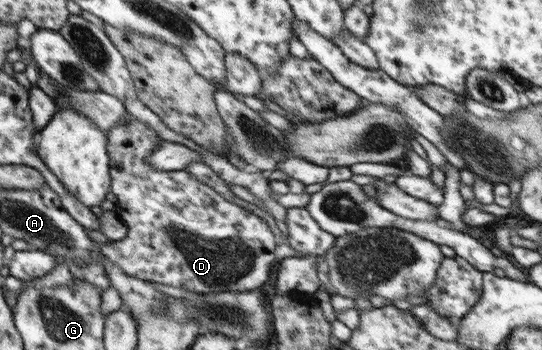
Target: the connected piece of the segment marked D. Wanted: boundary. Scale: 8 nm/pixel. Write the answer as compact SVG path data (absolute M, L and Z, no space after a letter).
M127 112L126 118L110 130L107 136L109 155L110 191L116 196L118 217L127 227L126 237L118 241L100 243L101 253L125 274L149 282L183 287L194 293L220 293L221 291L252 291L267 289L276 272L274 252L278 239L266 222L238 205L221 197L214 189L197 180L186 171L157 171L145 157L162 140L150 127Z

